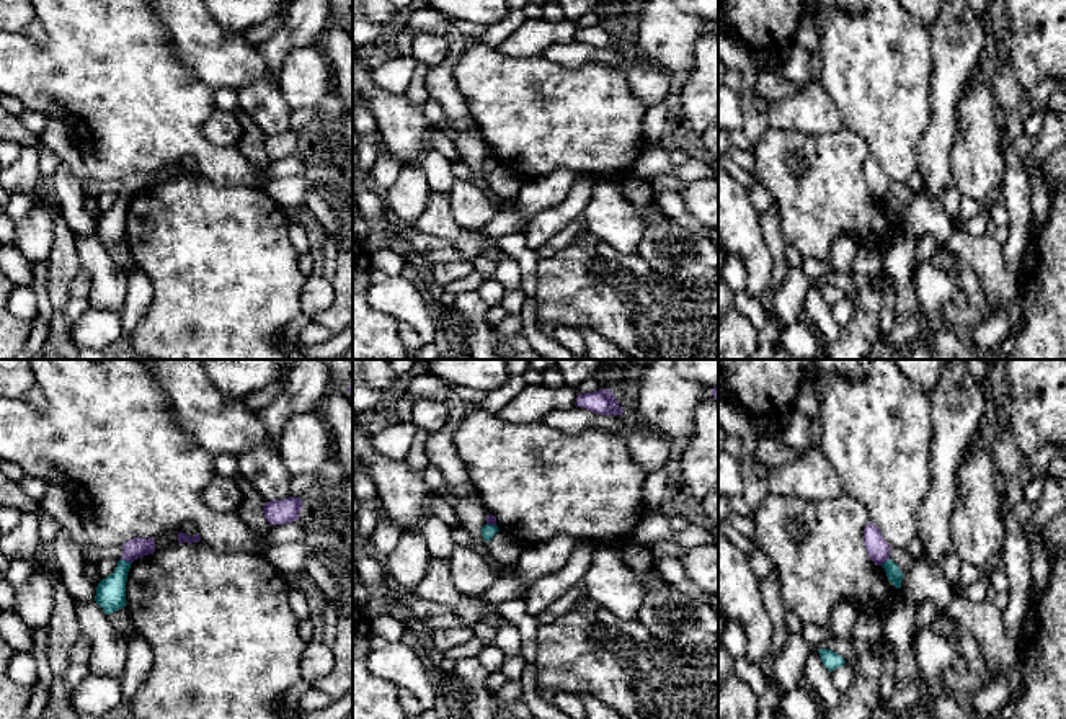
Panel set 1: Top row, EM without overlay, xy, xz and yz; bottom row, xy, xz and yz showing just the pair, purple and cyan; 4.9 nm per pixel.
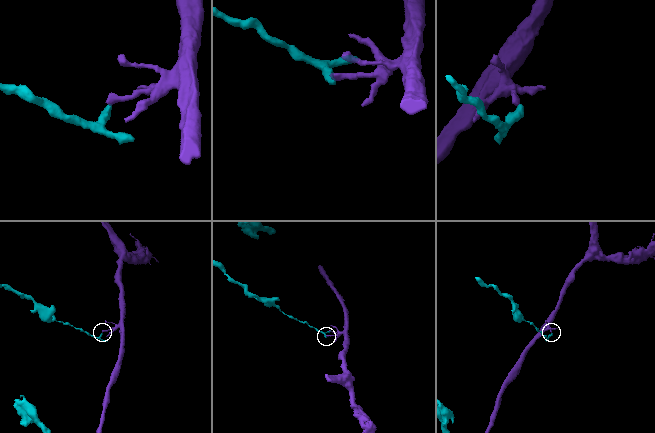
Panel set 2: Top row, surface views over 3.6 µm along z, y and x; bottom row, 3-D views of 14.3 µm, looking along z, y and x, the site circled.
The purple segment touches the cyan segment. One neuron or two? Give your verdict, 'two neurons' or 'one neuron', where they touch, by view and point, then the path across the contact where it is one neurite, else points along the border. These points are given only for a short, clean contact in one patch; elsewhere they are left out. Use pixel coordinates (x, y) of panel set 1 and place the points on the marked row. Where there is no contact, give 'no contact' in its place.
two neurons; contact xy (126, 561); border xy (119, 559), (131, 562)

